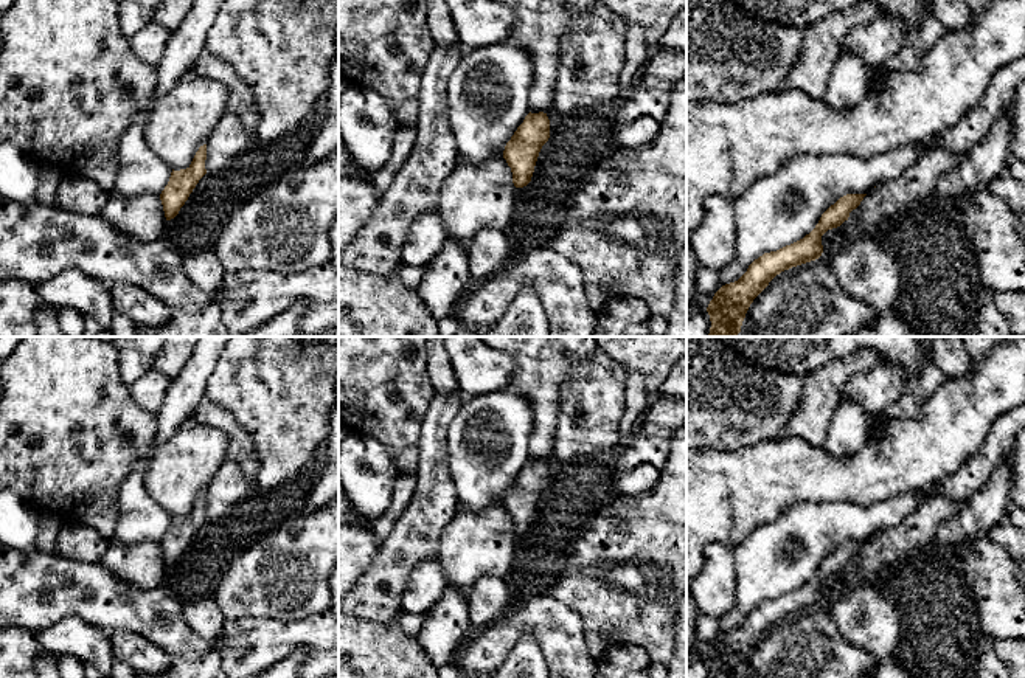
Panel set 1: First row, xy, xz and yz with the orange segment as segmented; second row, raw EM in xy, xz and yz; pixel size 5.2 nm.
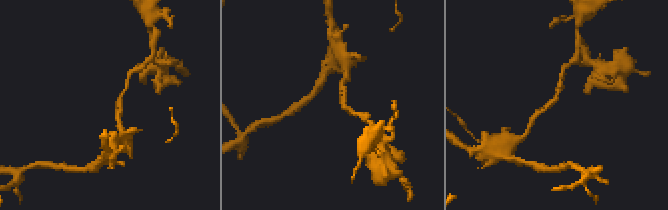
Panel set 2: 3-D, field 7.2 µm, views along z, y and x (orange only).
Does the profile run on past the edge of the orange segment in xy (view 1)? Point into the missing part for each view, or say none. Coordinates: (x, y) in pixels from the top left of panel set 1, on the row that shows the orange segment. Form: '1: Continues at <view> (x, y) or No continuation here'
1: No continuation here

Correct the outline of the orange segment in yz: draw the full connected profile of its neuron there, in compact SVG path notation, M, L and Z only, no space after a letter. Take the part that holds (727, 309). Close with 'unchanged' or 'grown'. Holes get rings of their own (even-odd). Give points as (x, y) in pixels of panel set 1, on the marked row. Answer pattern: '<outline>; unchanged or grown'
M846 194L831 205L815 228L803 239L755 259L735 282L722 285L710 301L707 312L711 327L708 337L738 337L753 299L784 270L815 261L823 253L822 236L848 220L867 194Z; unchanged

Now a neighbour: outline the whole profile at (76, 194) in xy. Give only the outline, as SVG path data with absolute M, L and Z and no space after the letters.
M62 174L56 192L61 209L81 214L99 214L107 203L109 192L93 180L75 174Z

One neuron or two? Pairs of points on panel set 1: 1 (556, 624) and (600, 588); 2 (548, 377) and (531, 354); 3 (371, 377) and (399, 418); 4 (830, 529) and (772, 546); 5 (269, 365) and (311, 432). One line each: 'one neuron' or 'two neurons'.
1: two neurons
2: one neuron
3: one neuron
4: one neuron
5: one neuron

